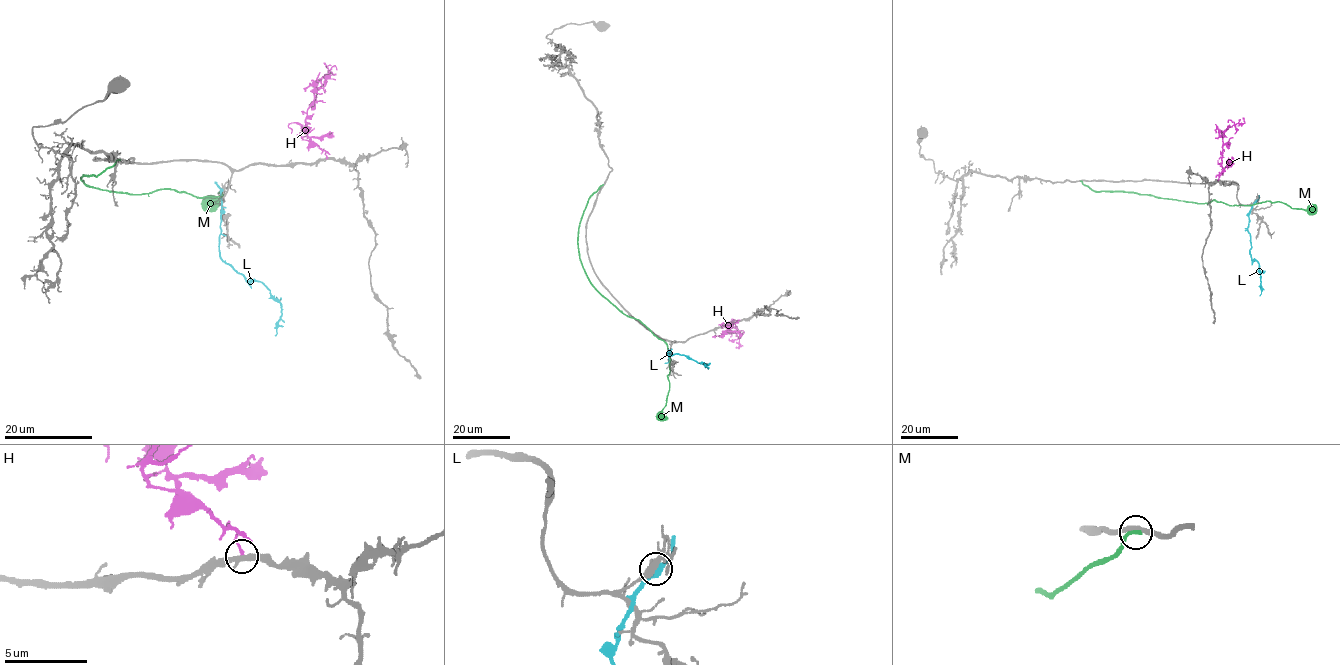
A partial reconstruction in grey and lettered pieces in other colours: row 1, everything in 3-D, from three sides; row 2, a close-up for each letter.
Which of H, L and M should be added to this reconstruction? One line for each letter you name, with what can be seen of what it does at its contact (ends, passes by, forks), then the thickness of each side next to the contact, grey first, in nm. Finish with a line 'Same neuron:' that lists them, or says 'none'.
Same neuron: none

